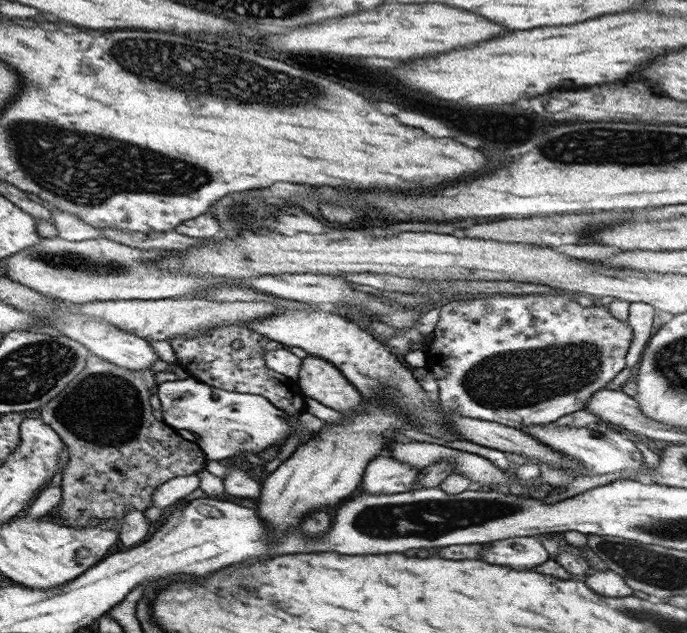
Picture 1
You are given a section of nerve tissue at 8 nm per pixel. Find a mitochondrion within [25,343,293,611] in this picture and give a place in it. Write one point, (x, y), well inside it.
(78, 411)

